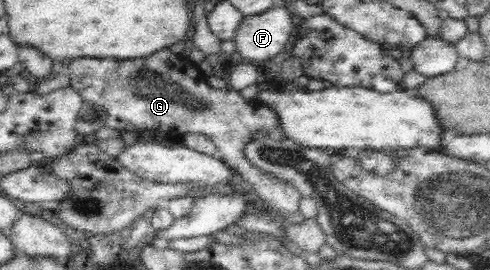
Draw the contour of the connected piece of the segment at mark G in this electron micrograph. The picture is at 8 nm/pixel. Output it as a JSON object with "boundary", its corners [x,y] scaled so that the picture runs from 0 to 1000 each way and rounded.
{"boundary":[[[327,181],[310,207],[276,219],[163,211],[145,222],[139,256],[145,322],[169,370],[153,456],[165,515],[186,511],[202,470],[280,489],[302,478],[345,519],[369,507],[371,493],[424,504],[459,589],[459,607],[482,619],[500,678],[520,700],[565,804],[608,789],[612,711],[588,674],[508,604],[498,570],[498,537],[510,522],[514,485],[576,507],[567,437],[527,367],[504,381],[471,322],[427,322],[422,281],[408,263],[402,233],[384,219],[380,196],[355,200],[343,181]]]}

